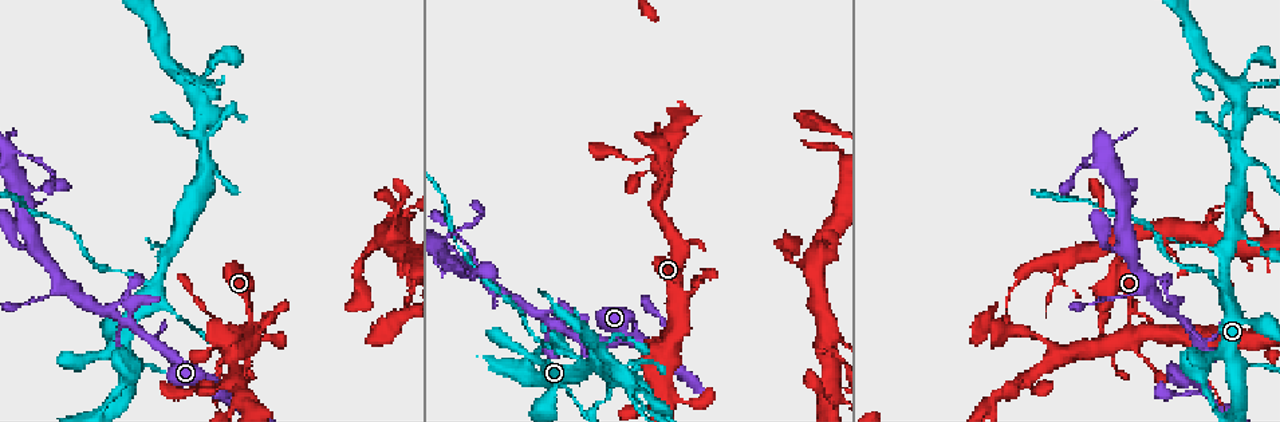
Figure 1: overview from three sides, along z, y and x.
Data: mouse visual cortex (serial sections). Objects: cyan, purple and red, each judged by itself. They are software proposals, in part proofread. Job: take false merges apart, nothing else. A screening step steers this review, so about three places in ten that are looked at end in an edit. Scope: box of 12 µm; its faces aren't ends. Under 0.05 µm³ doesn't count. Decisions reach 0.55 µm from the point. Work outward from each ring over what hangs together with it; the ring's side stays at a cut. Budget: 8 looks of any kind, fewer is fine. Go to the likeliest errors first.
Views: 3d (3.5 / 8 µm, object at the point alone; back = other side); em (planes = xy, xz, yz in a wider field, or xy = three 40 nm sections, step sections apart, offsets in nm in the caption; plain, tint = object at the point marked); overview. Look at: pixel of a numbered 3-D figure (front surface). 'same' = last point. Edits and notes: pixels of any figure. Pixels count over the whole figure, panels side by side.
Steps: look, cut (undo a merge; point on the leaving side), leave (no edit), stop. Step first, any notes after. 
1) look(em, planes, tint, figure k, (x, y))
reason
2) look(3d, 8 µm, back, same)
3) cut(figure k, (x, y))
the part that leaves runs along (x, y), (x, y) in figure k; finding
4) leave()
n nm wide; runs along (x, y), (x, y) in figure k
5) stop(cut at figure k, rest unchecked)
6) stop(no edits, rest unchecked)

look(3d, 3.5 µm, figure 1, (131, 321))
thin neck

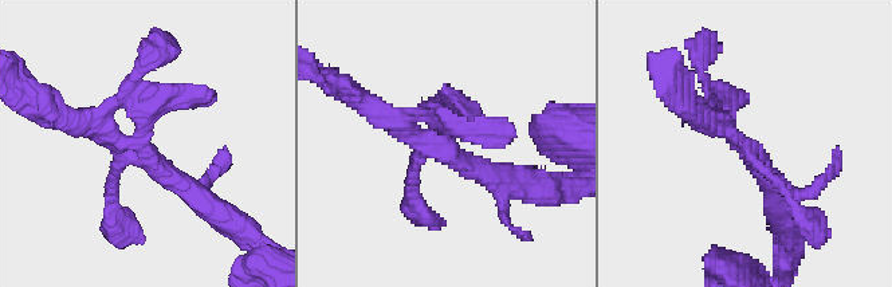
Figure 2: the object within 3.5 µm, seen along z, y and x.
look(em, planes, tint, figure 2, (753, 149))

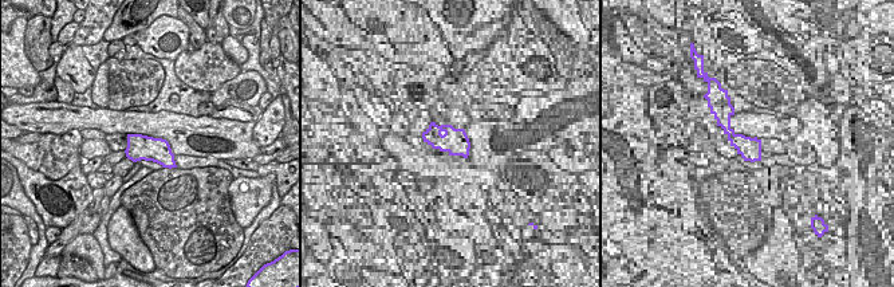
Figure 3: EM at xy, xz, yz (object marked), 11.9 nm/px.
leave()
runs along (208, 204), (93, 118), (73, 118) in figure 2; one cell here

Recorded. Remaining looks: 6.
look(3d, 3.5 µm, figure 1, (1150, 284))
three-way junction

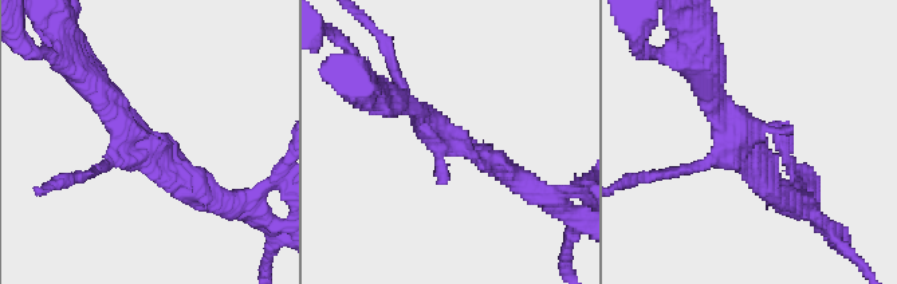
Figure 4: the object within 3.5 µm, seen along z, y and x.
look(em, xy, step 2, plain, figure 4, (745, 143))

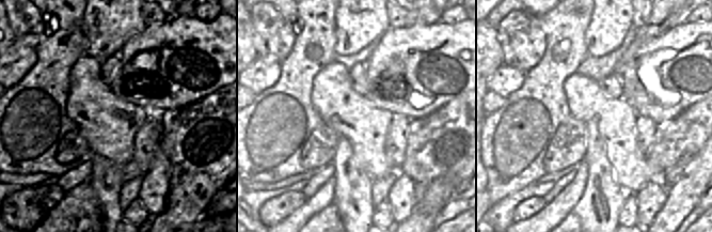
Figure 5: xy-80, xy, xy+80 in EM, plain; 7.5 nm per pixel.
look(em, xy, step 2, tint, same)

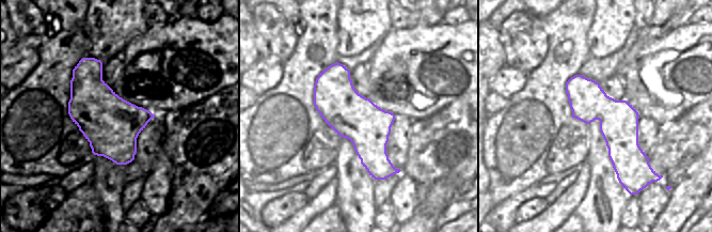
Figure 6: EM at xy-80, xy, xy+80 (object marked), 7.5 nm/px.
leave()
runs along (205, 197), (132, 139), (90, 82) in figure 4; continuous, no second cell

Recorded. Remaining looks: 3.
look(3d, 3.5 µm, figure 1, (199, 83))
abrupt turn

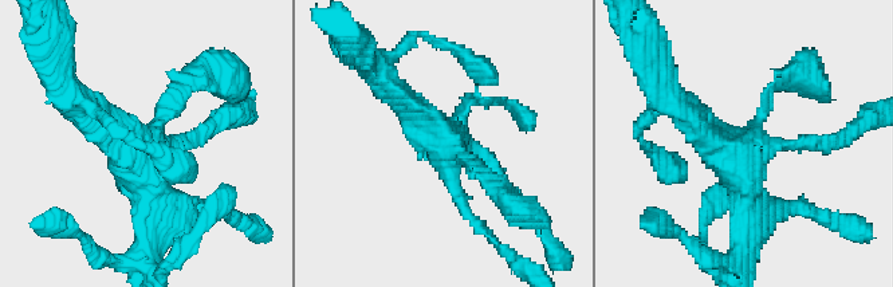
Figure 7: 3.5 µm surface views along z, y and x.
look(em, xy, step 3, tint, figure 7, (447, 147))
4 arms; arms of 150, 200, 300, 300 nm; now the EM

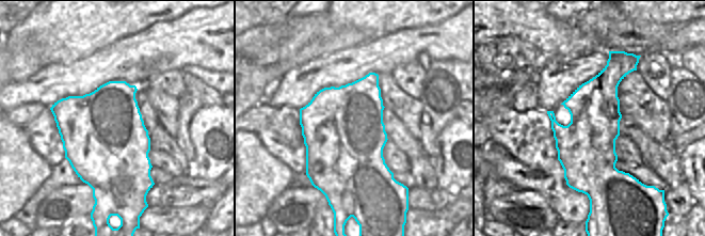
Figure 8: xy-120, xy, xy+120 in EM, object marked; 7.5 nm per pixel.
leave()
runs along (148, 243), (160, 197), (82, 116) in figure 7; all the same cell

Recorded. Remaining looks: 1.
stop(no edits, rest unchecked)

